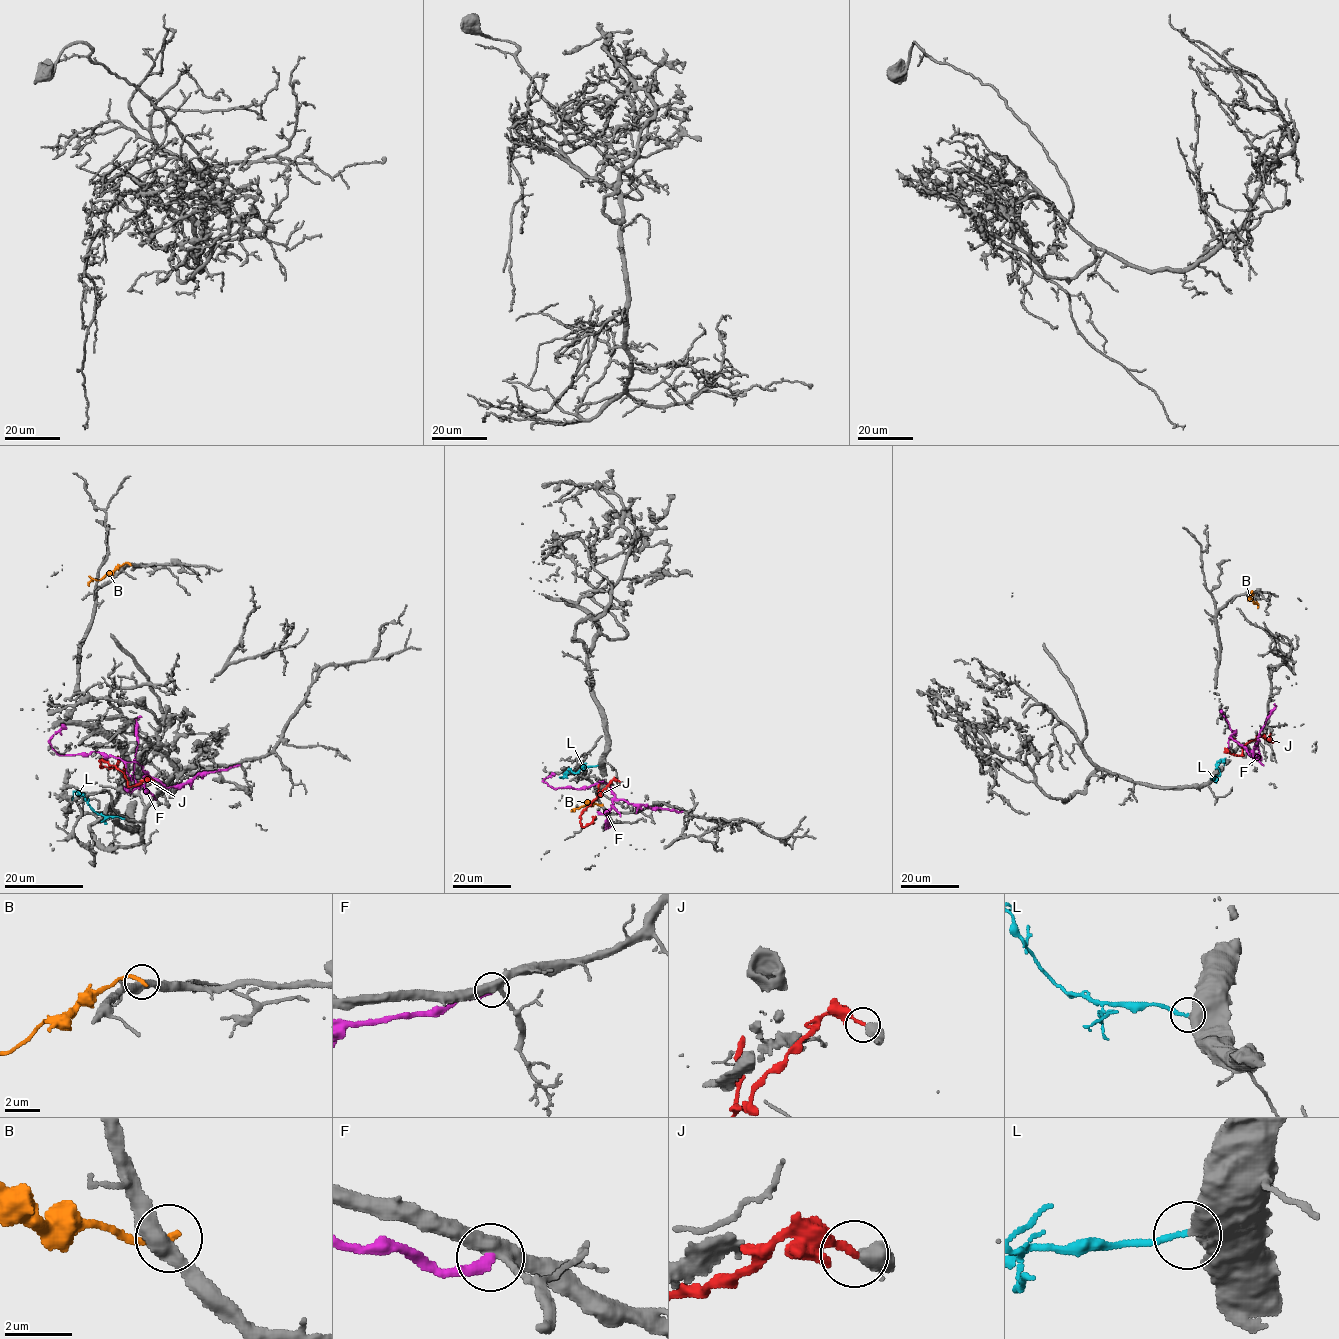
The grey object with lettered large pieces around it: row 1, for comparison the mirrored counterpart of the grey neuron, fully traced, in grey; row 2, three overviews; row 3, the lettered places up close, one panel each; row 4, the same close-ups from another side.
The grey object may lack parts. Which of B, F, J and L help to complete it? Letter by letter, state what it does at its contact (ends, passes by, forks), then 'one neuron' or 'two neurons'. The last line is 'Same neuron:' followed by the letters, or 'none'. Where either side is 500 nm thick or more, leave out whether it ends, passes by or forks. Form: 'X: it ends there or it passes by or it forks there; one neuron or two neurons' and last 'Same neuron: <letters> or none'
B: it ends there; two neurons
F: it ends there; two neurons
J: two neurons
L: one neuron
Same neuron: L

